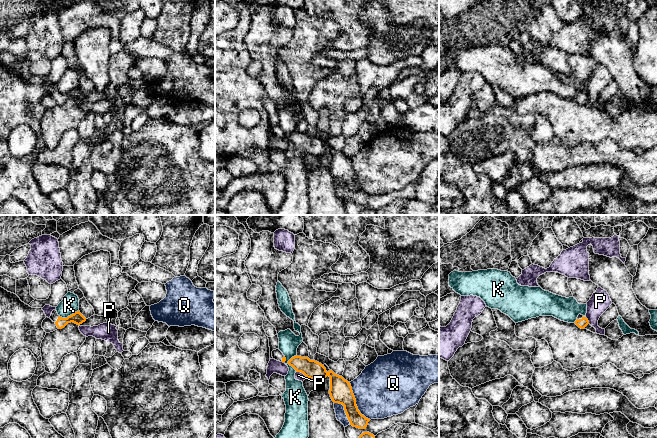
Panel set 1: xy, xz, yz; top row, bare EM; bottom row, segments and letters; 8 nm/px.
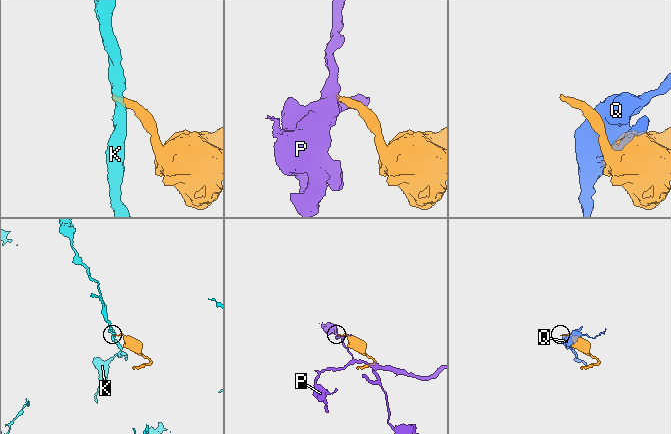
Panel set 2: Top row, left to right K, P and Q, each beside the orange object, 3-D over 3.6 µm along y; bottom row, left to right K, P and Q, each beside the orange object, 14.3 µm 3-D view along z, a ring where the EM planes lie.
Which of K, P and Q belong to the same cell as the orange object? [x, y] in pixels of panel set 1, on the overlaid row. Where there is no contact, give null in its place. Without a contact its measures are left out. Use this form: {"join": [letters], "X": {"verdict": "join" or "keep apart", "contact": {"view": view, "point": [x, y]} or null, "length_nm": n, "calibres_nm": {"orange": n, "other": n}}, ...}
{"join": [], "K": {"verdict": "keep apart", "contact": {"view": "xz", "point": [288, 363]}, "length_nm": 160, "calibres_nm": {"orange": 150, "other": 160}}, "P": {"verdict": "keep apart", "contact": {"view": "xz", "point": [301, 372]}, "length_nm": 110, "calibres_nm": {"orange": 150, "other": 70}}, "Q": {"verdict": "keep apart", "contact": {"view": "xz", "point": [355, 402]}, "length_nm": 340, "calibres_nm": {"orange": 180, "other": 440}}}

